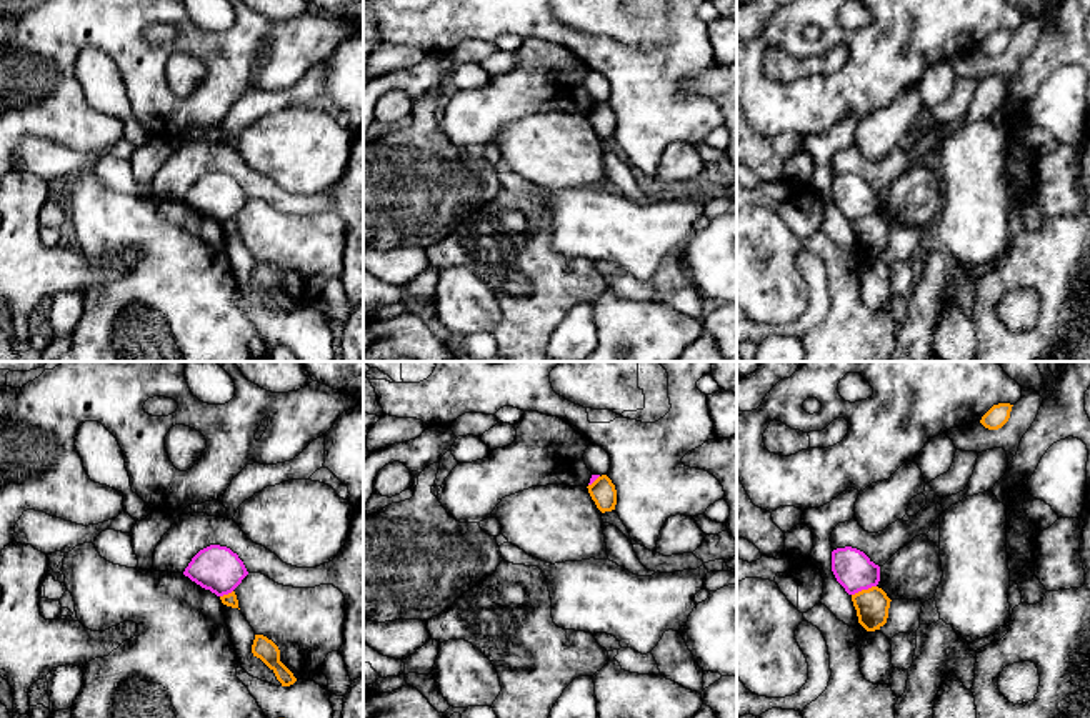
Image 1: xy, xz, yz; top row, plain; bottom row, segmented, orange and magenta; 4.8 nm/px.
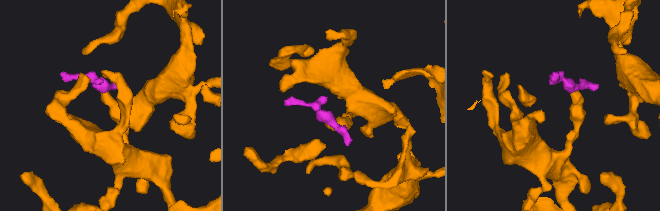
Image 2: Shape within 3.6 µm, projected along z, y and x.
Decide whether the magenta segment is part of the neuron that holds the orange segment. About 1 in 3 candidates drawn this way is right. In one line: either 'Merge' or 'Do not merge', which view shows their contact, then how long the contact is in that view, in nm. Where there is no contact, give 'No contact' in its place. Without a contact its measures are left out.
Do not merge. Touches orange in yz. Shared border 130 nm

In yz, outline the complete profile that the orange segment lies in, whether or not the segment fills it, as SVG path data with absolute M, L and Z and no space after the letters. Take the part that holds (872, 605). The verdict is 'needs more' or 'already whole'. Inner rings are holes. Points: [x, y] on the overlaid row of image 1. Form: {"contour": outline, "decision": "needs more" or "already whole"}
{"contour": "M872 586L868 590L862 590L852 595L852 601L857 610L858 623L867 631L880 630L887 623L892 600L882 588Z", "decision": "already whole"}

